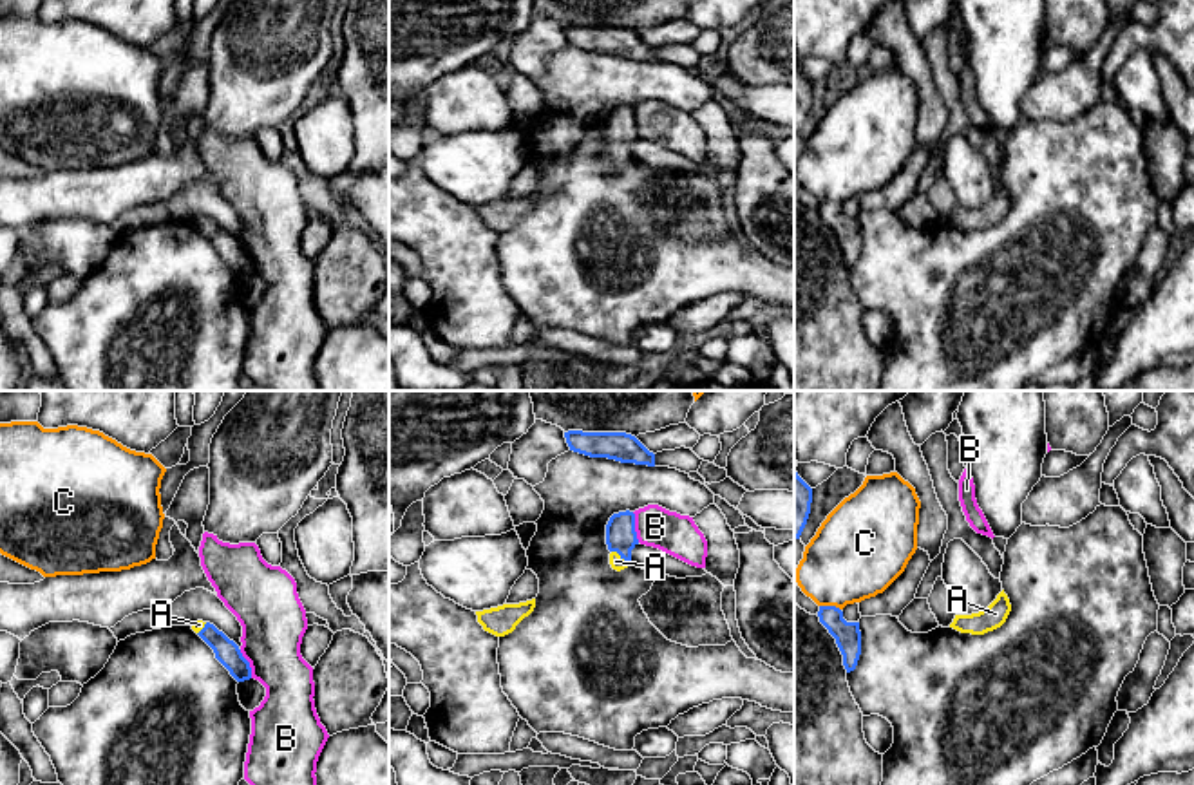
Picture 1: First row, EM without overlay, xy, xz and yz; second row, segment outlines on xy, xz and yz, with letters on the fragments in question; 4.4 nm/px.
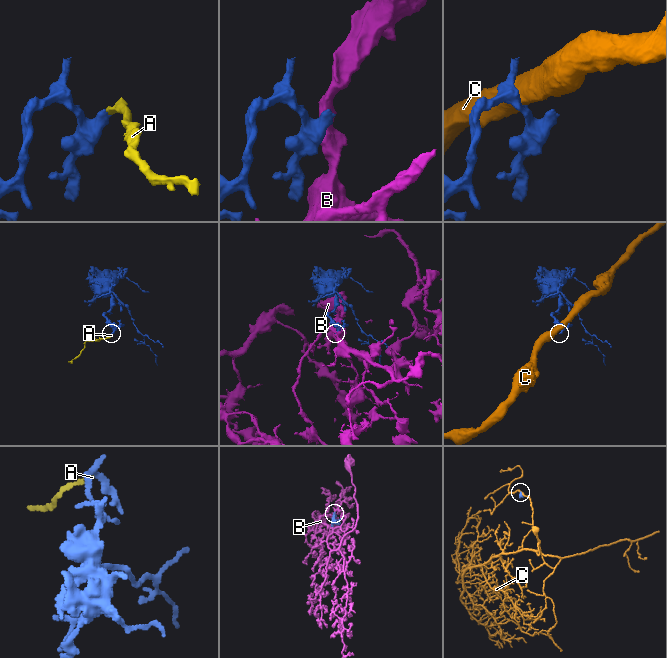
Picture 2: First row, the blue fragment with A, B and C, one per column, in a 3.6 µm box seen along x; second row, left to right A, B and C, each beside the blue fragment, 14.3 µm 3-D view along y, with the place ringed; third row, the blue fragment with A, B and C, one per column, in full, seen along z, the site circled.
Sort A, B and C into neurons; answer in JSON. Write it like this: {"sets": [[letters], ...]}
{"sets": [["A"], ["B"], ["C"]]}

